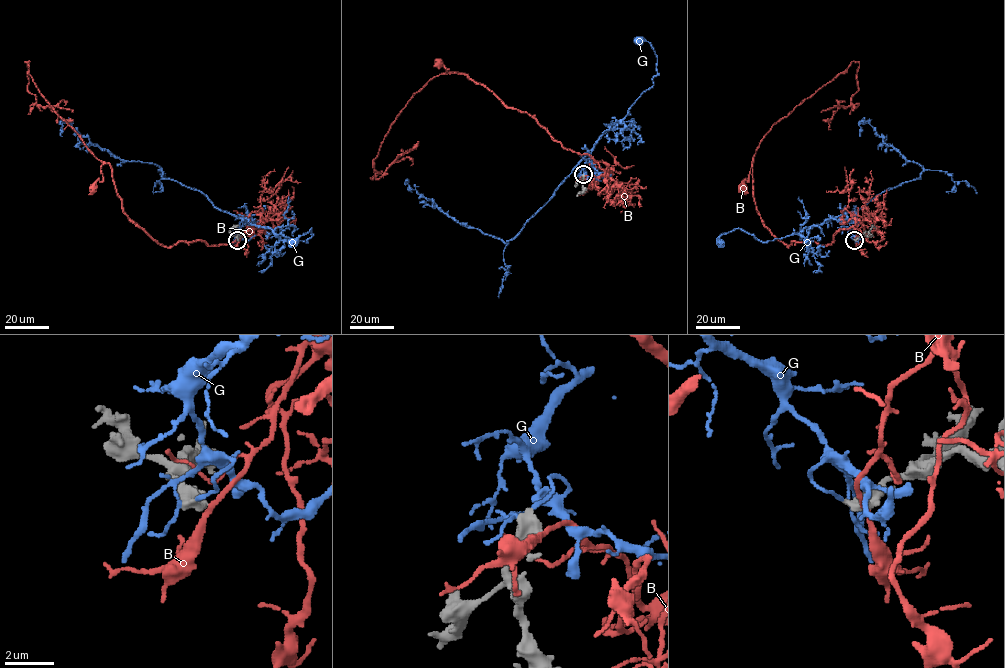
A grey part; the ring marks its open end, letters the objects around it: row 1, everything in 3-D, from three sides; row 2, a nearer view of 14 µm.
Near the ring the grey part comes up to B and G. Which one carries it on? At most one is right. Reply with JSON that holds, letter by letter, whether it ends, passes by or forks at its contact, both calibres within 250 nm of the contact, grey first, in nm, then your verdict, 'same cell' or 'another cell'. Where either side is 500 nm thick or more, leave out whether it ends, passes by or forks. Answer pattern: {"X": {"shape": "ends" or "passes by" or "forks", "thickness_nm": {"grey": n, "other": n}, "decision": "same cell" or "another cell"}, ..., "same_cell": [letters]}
{"B": {"thickness_nm": {"grey": 550, "other": 200}, "decision": "another cell"}, "G": {"shape": "forks", "thickness_nm": {"grey": 440, "other": 90}, "decision": "another cell"}, "same_cell": []}

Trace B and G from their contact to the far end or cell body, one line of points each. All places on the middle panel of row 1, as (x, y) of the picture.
B: (584, 176), (593, 182), (604, 170), (589, 155), (566, 149), (533, 116), (439, 63)
G: (582, 175), (597, 140), (623, 119), (658, 74), (652, 47), (638, 40)

